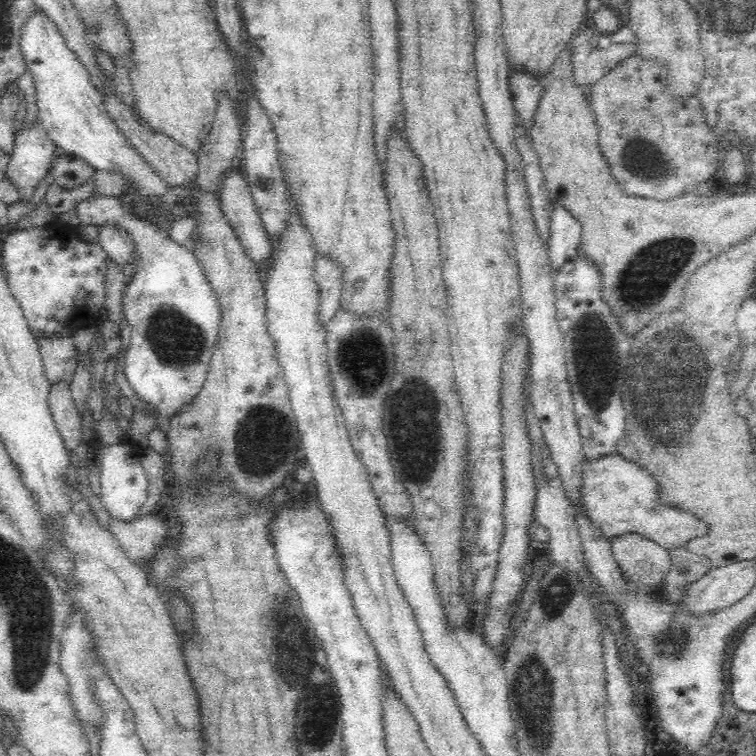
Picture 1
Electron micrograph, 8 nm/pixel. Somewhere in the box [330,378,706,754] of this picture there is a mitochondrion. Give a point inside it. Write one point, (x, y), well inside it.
(532, 688)

